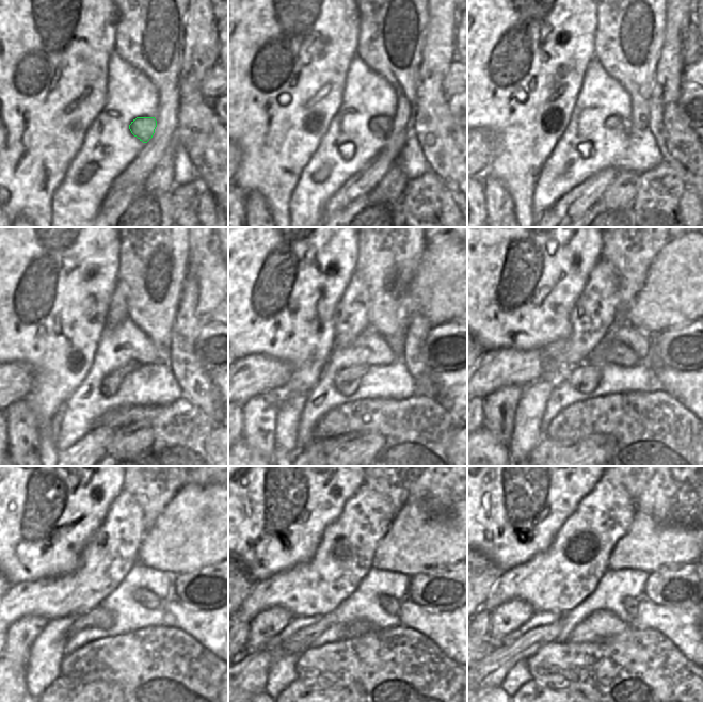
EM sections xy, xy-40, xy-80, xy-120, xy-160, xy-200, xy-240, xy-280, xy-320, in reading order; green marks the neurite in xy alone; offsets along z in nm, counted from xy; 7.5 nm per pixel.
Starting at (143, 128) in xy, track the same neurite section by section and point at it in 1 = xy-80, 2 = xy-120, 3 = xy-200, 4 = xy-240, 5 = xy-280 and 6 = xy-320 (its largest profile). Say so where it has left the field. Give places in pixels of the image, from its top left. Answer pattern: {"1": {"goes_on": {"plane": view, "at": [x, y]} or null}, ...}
{"1": {"goes_on": {"plane": "xy-80", "at": [612, 123]}}, "2": {"goes_on": {"plane": "xy-120", "at": [111, 383]}}, "3": {"goes_on": {"plane": "xy-200", "at": [585, 378]}}, "4": {"goes_on": {"plane": "xy-240", "at": [100, 618]}}, "5": {"goes_on": {"plane": "xy-280", "at": [250, 670]}}, "6": {"goes_on": {"plane": "xy-320", "at": [491, 671]}}}

